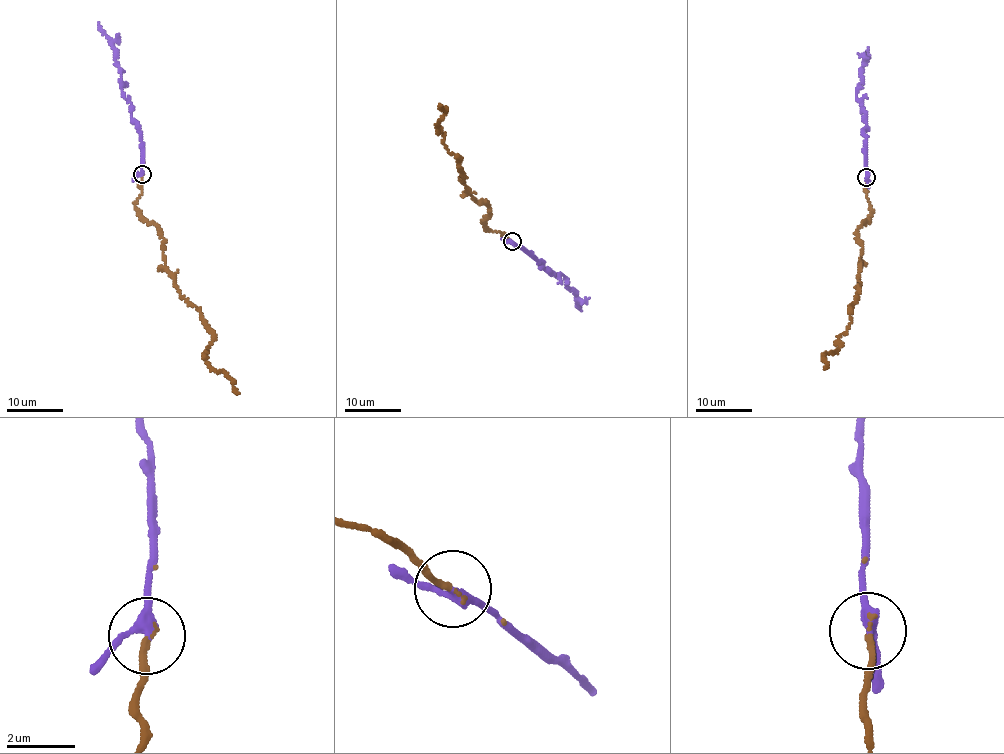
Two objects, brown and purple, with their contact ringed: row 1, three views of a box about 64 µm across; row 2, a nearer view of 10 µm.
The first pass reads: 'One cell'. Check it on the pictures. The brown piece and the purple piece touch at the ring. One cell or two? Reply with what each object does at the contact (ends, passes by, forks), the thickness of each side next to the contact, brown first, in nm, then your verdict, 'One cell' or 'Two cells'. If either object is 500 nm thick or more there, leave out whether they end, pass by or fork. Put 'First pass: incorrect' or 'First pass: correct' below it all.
At the ring brown ends. At the ring purple passes by. Thickness 180 nm (brown) against 280 nm. One cell
First pass: correct

